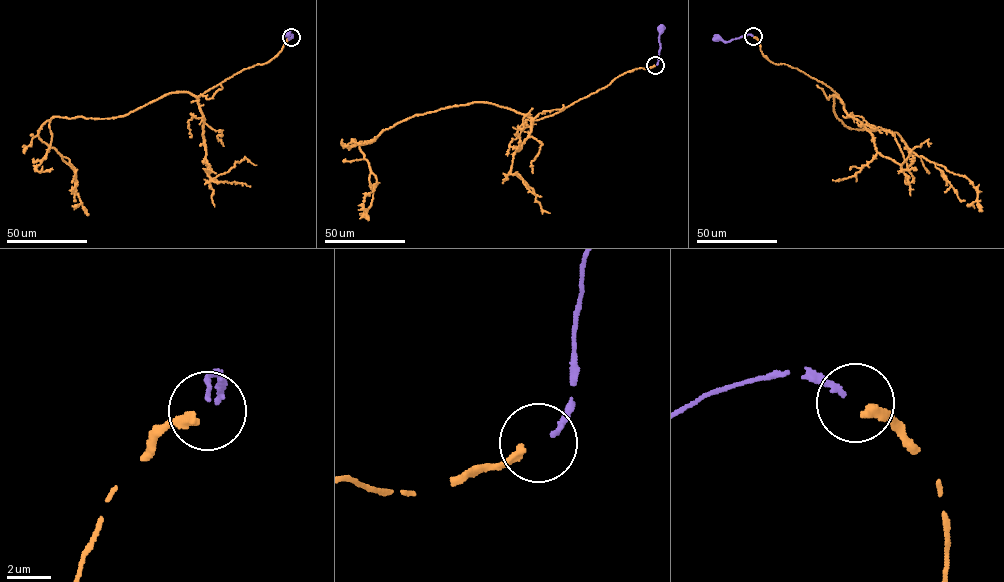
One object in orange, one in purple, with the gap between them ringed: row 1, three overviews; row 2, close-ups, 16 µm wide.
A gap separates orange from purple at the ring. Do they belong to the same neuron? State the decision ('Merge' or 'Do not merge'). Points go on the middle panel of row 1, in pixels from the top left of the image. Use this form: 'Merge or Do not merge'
Merge

